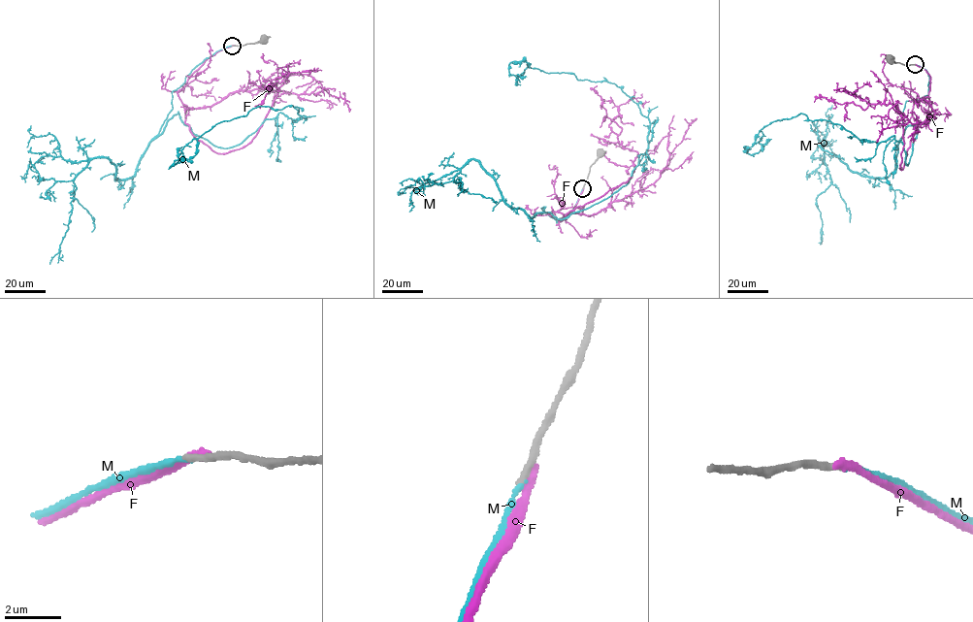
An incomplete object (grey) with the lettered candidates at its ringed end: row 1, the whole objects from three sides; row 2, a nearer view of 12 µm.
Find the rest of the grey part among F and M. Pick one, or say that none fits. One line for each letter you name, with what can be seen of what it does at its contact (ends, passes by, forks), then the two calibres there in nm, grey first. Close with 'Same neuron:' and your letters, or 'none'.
M: it ends there; 240 nm thick on the grey side, 130 nm on the other
Same neuron: M

